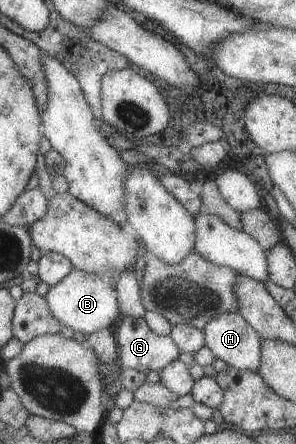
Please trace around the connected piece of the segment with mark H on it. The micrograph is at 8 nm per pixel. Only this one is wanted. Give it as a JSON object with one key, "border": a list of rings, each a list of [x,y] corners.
{"border":[[[224,312],[222,316],[210,320],[210,323],[203,328],[206,334],[206,345],[214,357],[224,360],[229,366],[240,370],[258,371],[262,366],[262,335],[246,322],[246,317],[241,313]]]}

